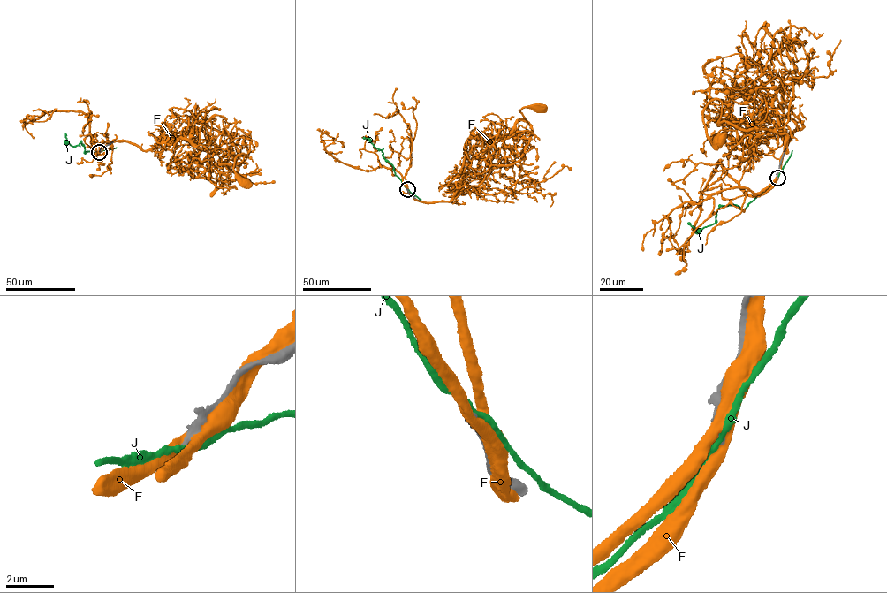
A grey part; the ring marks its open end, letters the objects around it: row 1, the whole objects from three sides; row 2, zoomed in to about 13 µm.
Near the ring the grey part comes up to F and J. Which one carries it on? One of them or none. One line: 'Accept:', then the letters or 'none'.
Accept: none

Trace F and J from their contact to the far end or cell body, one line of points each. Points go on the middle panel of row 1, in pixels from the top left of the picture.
F: (407, 190), (449, 201), (463, 185), (466, 141), (501, 140), (527, 123), (523, 107), (538, 107)
J: (407, 188), (382, 150), (363, 138)

